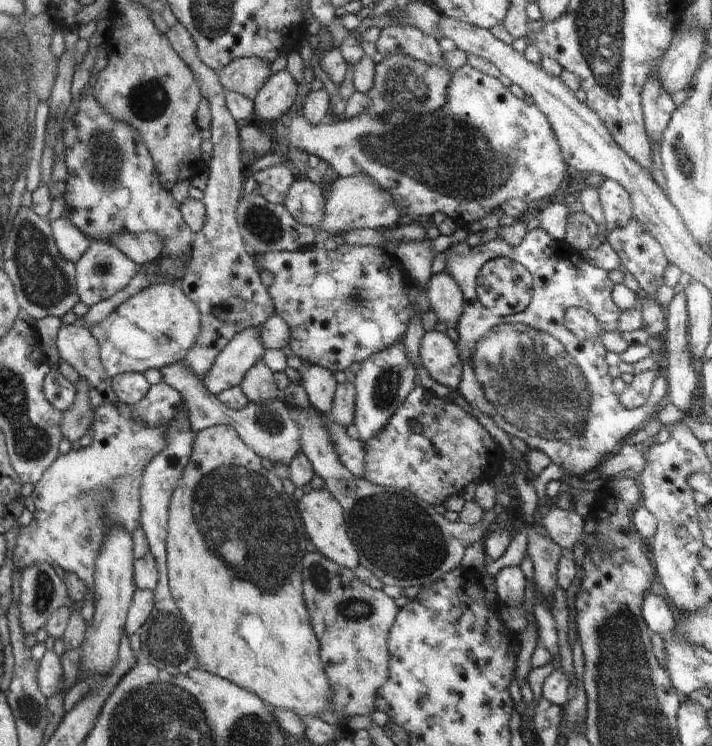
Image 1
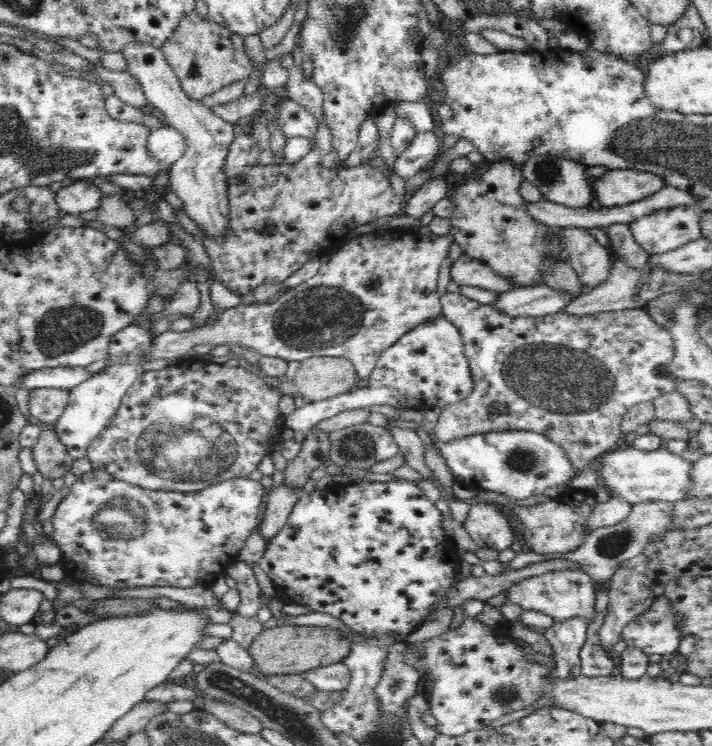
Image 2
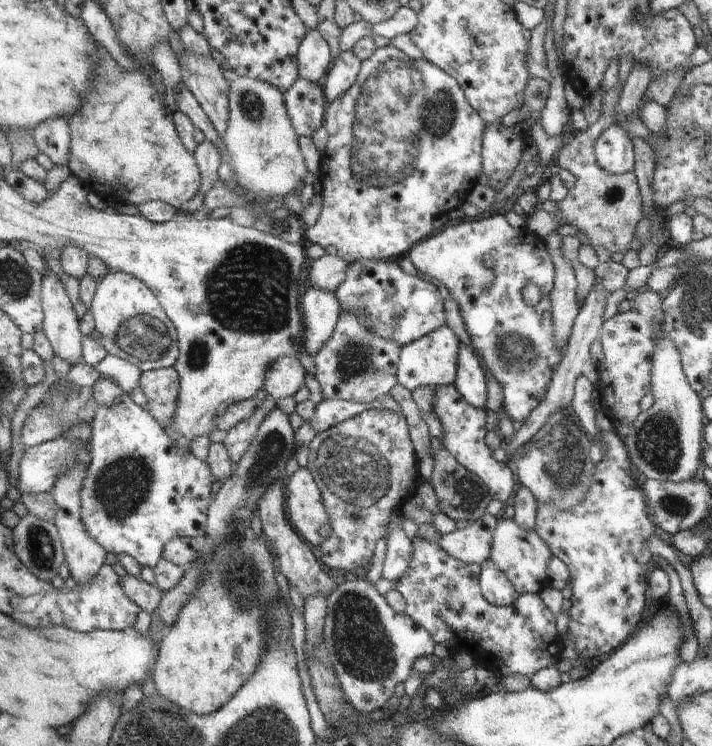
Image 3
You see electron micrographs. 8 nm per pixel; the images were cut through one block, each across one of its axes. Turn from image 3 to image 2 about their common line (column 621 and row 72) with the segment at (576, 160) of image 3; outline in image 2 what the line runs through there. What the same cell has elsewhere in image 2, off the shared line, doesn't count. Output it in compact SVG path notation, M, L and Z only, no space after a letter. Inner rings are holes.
M194 10L179 20L177 29L162 43L166 61L174 69L182 89L193 100L201 101L204 96L210 96L252 74L252 63L245 52L234 48L232 34L232 31L212 19L202 19Z

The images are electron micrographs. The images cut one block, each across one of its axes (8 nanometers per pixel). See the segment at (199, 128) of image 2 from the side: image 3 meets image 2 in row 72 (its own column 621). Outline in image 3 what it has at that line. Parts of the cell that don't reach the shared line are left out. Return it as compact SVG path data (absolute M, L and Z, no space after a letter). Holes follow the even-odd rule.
M618 125L602 131L594 145L597 163L611 175L623 175L635 170L635 152L632 141Z

